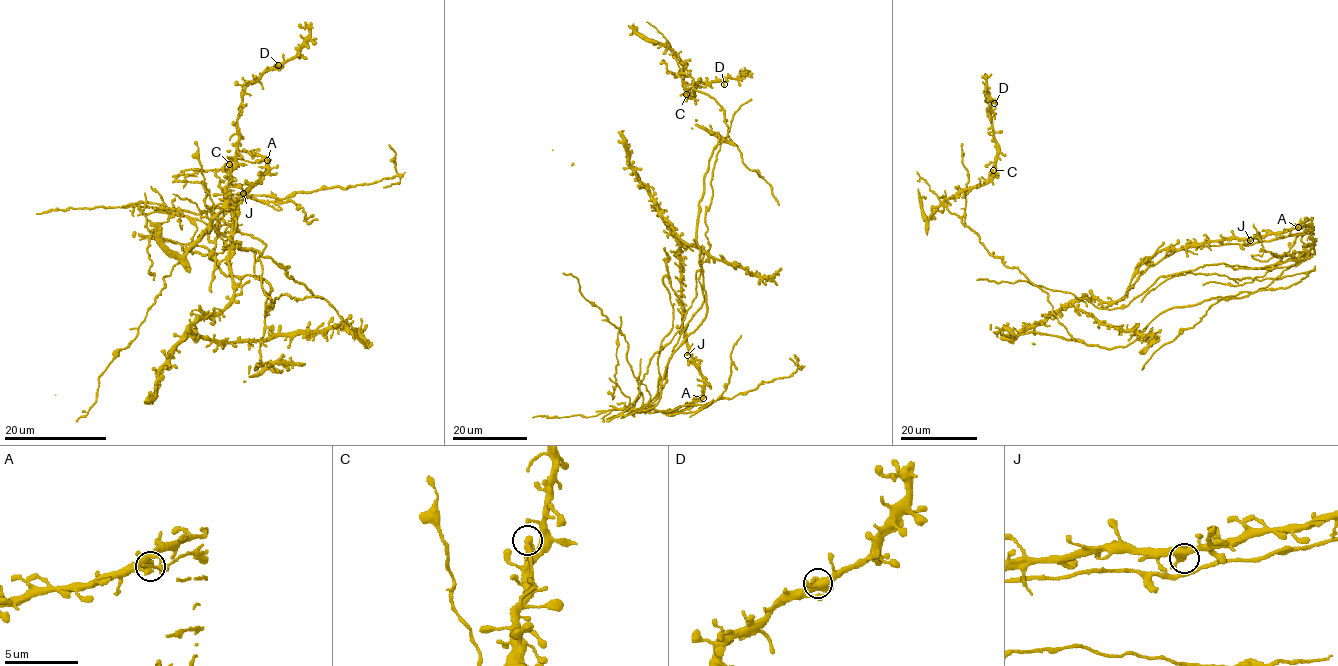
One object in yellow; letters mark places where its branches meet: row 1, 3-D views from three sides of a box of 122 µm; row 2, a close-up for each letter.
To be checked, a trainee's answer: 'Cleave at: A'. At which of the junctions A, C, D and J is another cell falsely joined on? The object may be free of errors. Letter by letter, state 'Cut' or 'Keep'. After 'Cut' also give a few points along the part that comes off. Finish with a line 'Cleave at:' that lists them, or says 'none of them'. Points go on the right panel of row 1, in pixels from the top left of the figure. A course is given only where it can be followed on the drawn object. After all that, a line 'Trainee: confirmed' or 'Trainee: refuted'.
A: Cut. Course of the part to remove: (1298, 227), (1312, 227), (1310, 248), (1274, 279), (1307, 276), (1287, 288), (1174, 306), (1126, 346), (1004, 333)
C: Keep
D: Keep
J: Keep
Cleave at: A
Trainee: confirmed

